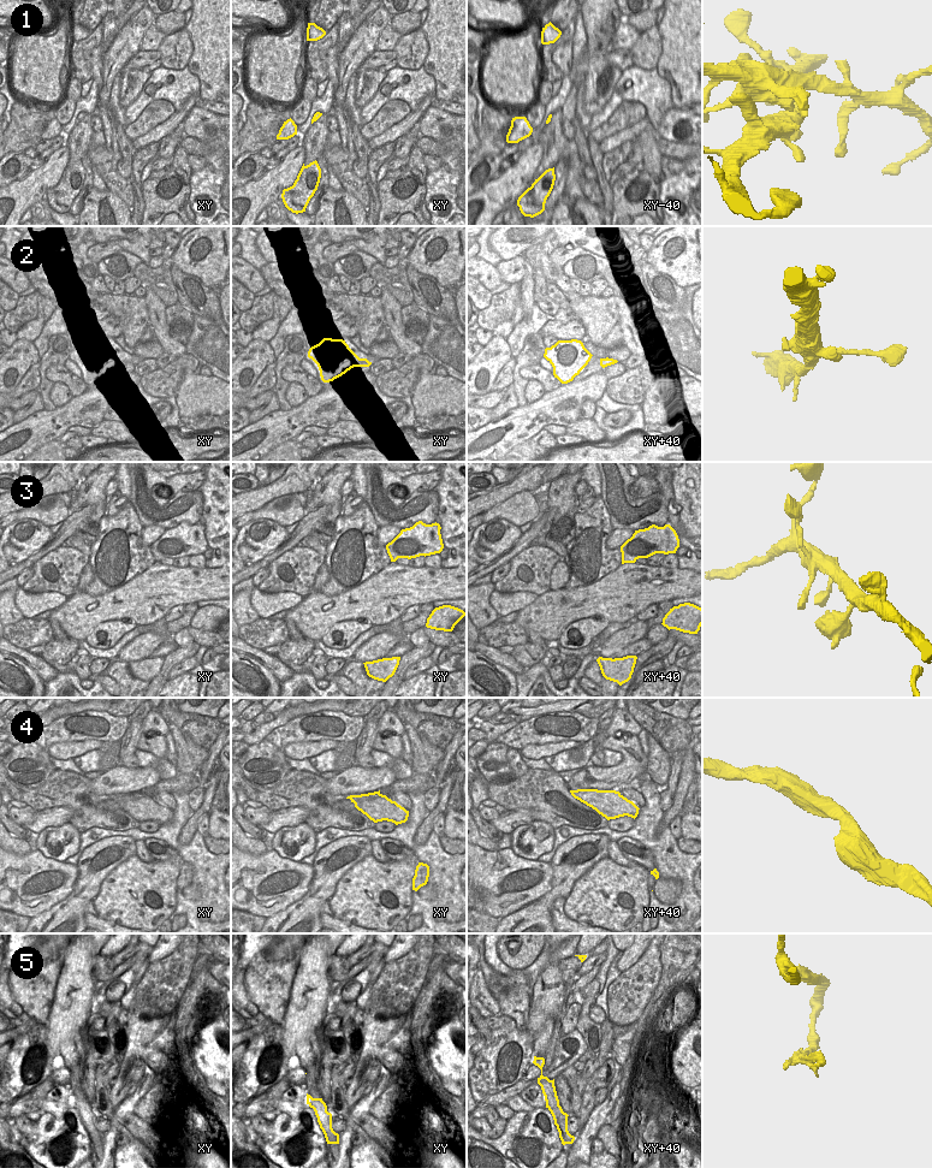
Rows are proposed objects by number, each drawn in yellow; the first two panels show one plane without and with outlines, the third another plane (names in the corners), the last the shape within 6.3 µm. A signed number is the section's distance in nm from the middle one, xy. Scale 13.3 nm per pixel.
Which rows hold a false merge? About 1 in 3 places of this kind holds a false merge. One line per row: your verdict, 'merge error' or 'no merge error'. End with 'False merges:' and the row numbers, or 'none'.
1: merge error
2: no merge error
3: no merge error
4: no merge error
5: merge error
False merges: 1, 5

